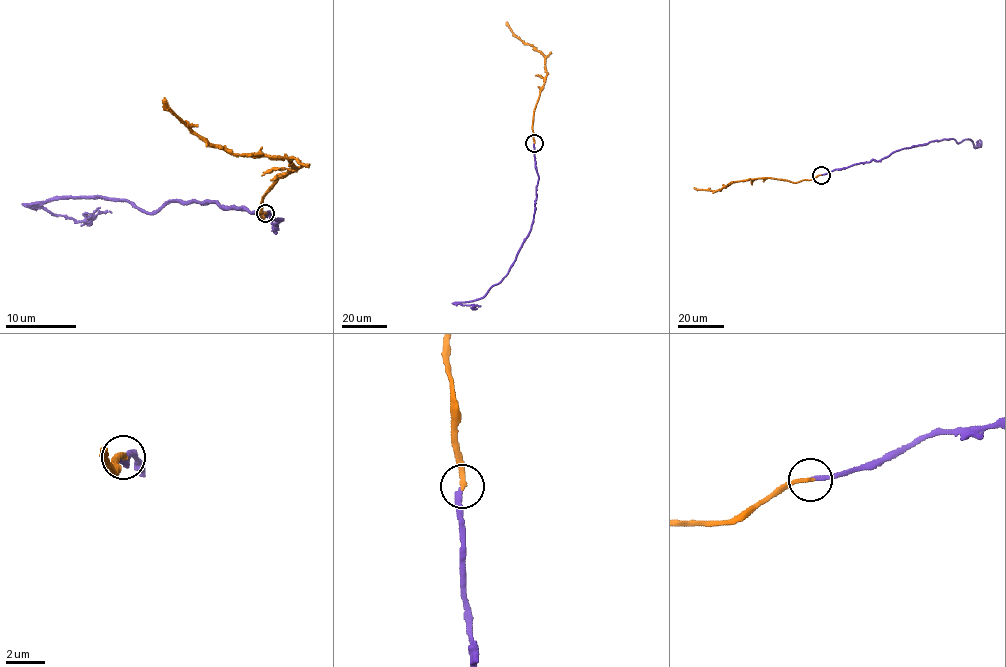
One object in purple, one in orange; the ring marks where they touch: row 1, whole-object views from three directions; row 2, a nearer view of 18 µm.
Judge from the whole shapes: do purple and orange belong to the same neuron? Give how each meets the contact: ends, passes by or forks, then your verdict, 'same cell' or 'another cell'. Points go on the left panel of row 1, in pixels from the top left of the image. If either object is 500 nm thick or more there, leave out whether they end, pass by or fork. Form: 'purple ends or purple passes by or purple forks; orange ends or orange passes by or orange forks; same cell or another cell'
purple ends; orange ends; another cell

